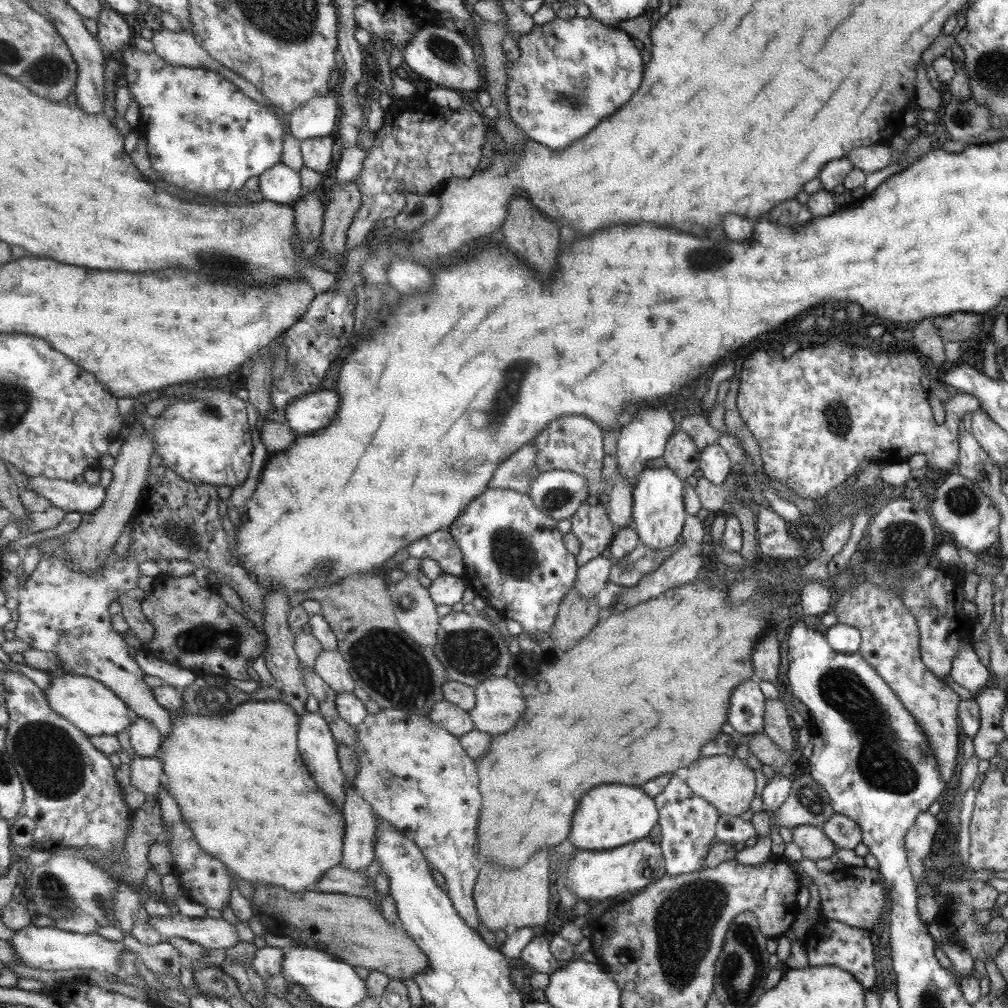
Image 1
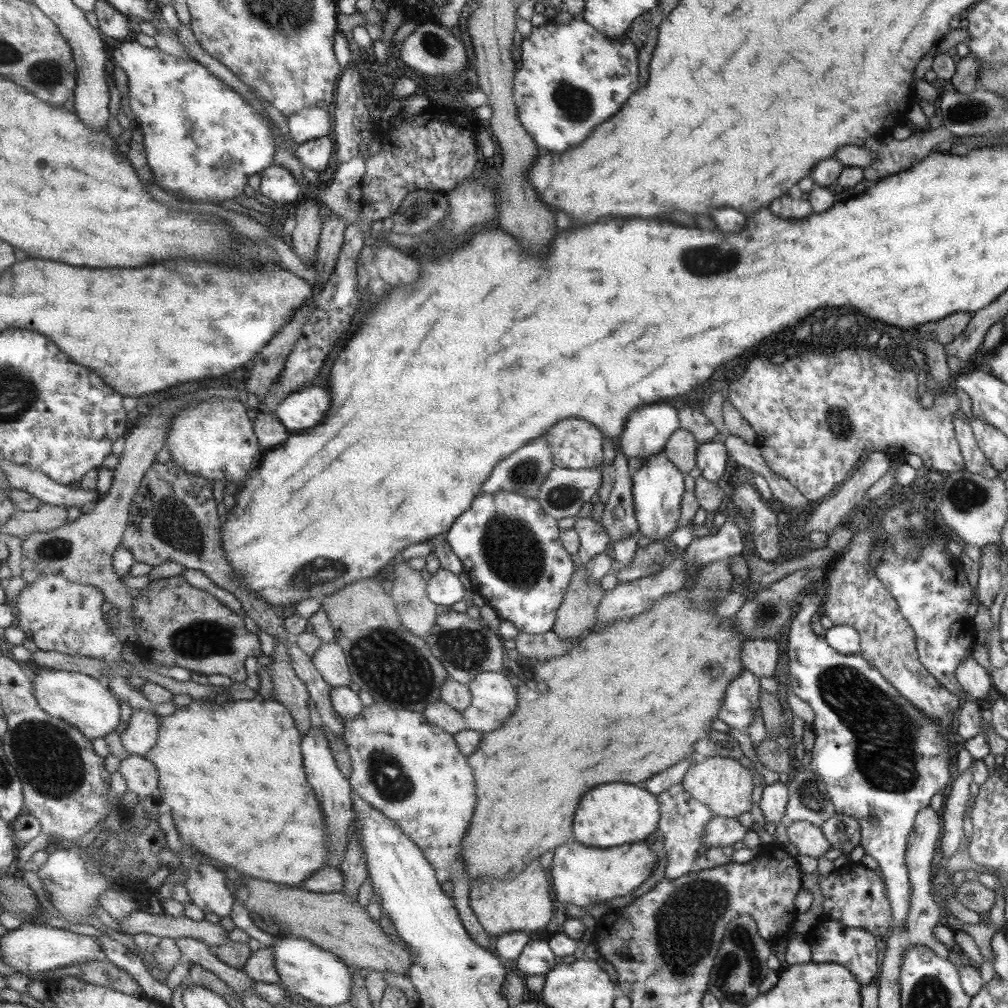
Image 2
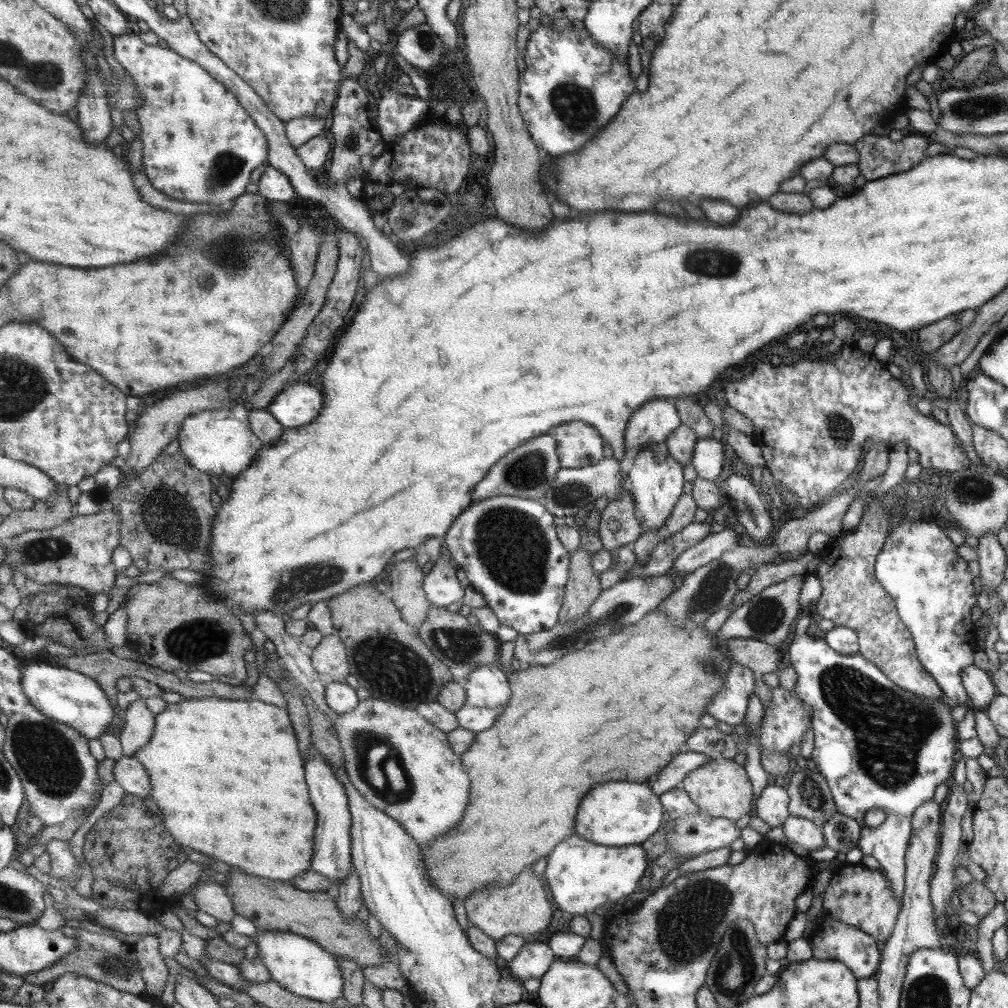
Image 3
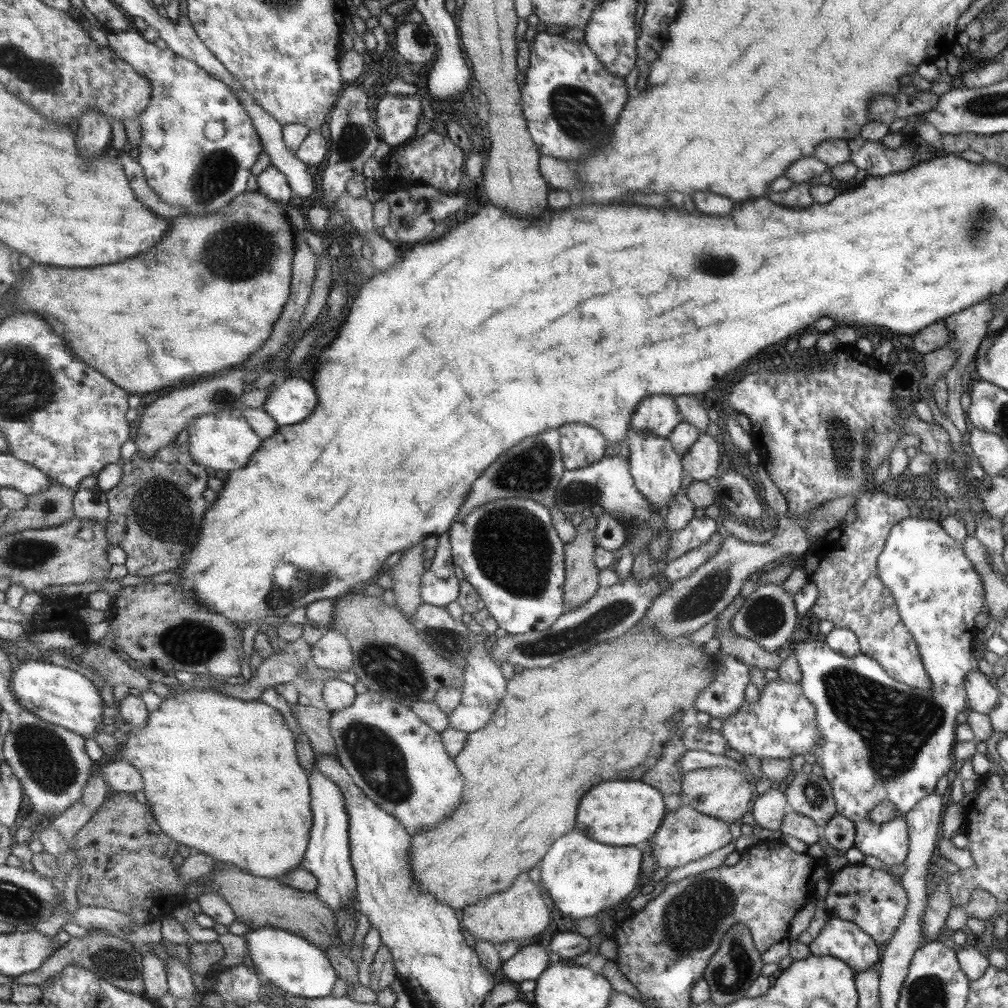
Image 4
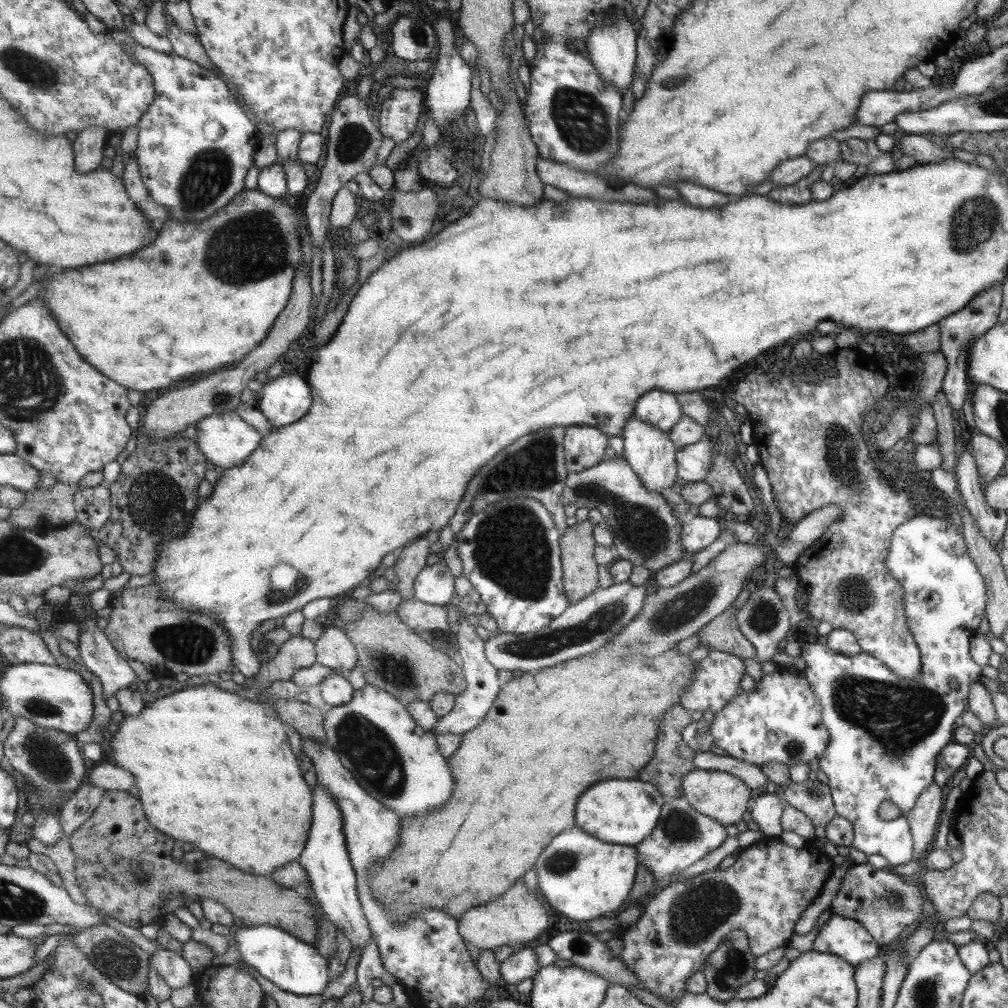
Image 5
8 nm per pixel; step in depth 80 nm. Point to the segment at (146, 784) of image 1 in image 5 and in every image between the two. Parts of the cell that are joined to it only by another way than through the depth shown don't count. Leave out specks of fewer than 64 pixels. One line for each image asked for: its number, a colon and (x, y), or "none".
2: (142, 778)
3: (129, 773)
4: (120, 775)
5: (105, 776)

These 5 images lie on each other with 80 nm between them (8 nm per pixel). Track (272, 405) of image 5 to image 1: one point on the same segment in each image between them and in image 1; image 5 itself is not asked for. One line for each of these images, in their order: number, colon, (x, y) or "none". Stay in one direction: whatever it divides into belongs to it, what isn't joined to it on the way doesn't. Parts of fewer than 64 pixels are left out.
1: (312, 413)
2: (306, 408)
3: (300, 403)
4: (295, 399)

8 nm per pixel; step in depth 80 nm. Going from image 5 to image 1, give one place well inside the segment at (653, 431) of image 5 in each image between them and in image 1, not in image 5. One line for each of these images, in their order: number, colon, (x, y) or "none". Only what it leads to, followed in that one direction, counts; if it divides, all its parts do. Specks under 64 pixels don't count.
1: (658, 515)
2: (657, 485)
3: (655, 480)
4: (655, 467)

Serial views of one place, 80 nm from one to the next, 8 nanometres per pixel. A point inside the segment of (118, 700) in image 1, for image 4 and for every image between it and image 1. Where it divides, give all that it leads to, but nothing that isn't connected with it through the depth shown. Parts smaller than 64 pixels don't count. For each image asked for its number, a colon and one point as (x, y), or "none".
2: (86, 703)
3: (67, 696)
4: (58, 695)

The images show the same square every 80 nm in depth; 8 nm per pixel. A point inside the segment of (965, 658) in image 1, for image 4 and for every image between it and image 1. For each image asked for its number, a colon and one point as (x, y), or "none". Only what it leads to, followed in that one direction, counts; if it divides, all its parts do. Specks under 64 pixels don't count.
2: (975, 680)
3: (979, 688)
4: (981, 695)

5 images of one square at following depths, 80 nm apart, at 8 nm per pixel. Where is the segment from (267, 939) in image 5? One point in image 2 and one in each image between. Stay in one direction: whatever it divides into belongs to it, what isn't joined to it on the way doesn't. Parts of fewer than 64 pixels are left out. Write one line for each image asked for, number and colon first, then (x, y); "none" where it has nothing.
2: (316, 974)
3: (303, 967)
4: (296, 965)

